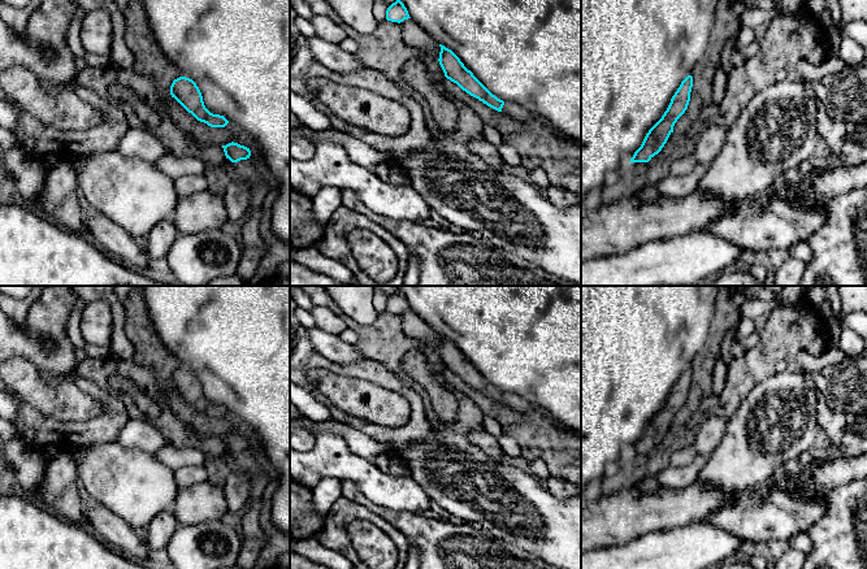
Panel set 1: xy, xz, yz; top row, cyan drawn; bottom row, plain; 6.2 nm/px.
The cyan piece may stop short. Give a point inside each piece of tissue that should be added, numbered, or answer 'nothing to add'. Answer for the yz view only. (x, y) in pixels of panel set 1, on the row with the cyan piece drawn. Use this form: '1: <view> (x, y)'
nothing to add

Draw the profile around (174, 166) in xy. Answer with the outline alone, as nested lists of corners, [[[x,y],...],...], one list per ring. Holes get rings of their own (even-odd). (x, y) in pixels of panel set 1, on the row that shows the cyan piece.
[[[172,153],[160,157],[153,165],[173,179],[183,175],[205,175],[212,173],[200,158],[178,157]]]

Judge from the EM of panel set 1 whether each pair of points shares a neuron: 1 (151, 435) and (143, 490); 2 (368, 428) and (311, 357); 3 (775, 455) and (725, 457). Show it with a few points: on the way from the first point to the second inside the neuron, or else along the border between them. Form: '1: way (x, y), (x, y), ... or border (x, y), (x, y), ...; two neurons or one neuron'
1: border (120, 443), (152, 454); two neurons
2: way (411, 425), (415, 400), (402, 387), (354, 369); one neuron
3: way (763, 455), (737, 457); one neuron

